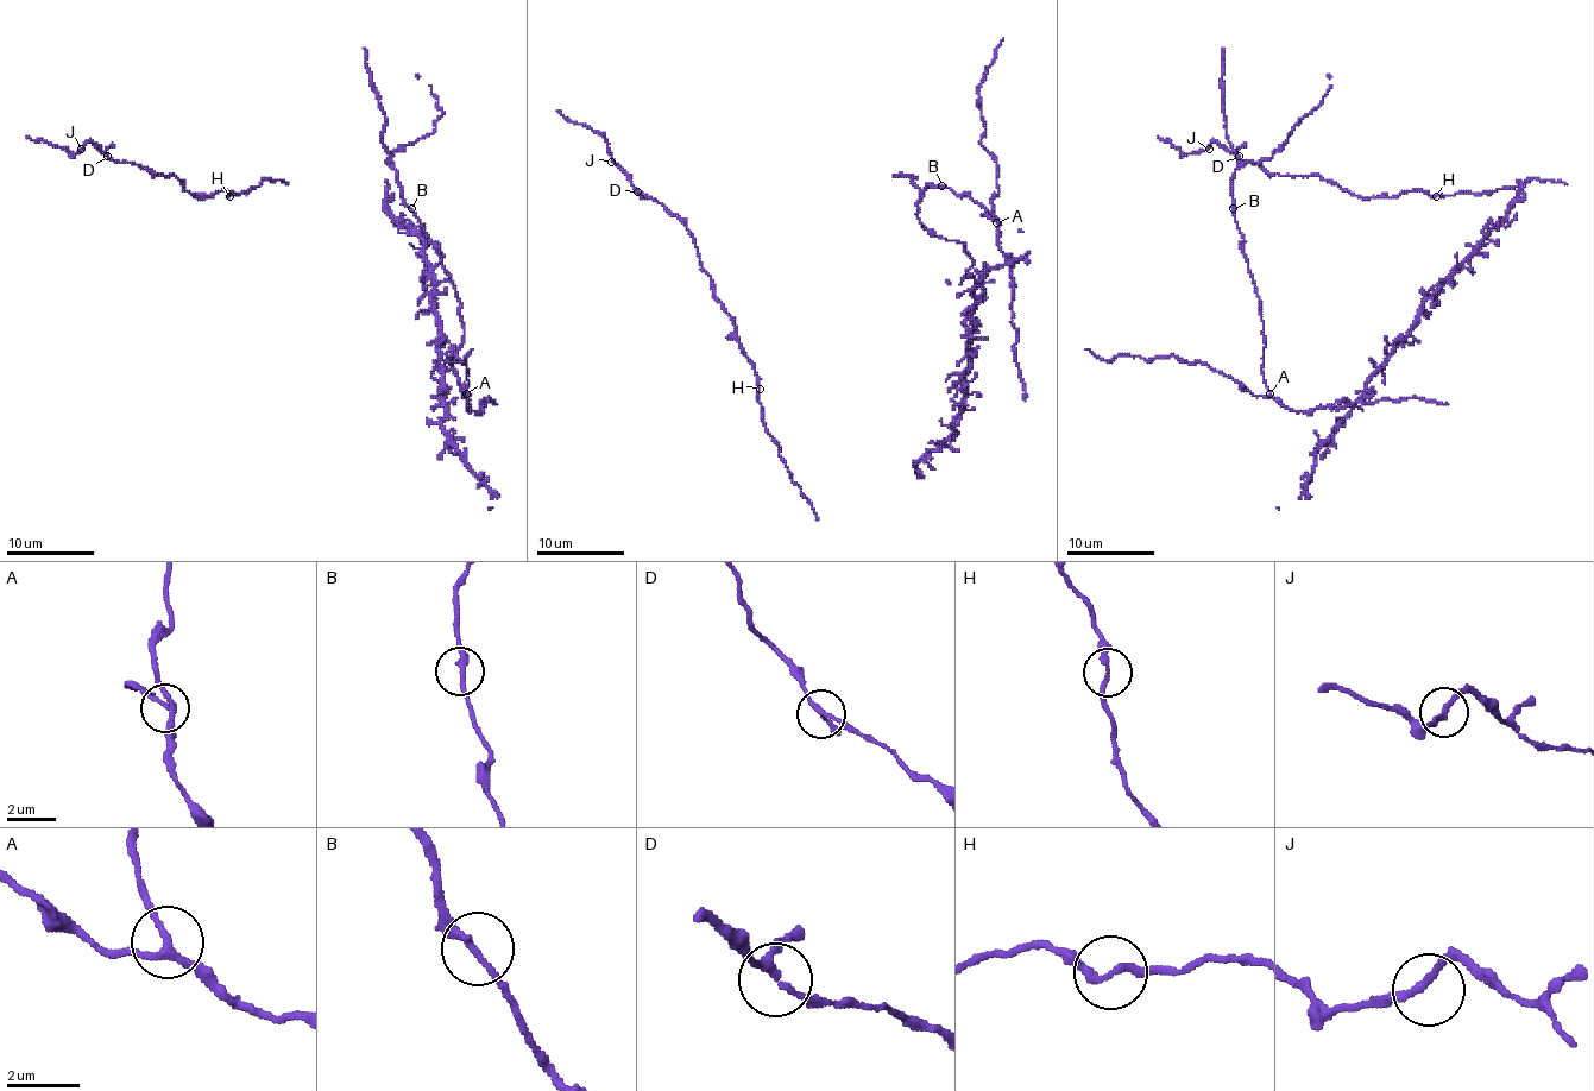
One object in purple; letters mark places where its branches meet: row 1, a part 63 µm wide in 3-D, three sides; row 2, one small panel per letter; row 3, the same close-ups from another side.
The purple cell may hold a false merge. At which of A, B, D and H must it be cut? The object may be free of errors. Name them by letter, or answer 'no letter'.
no letter

